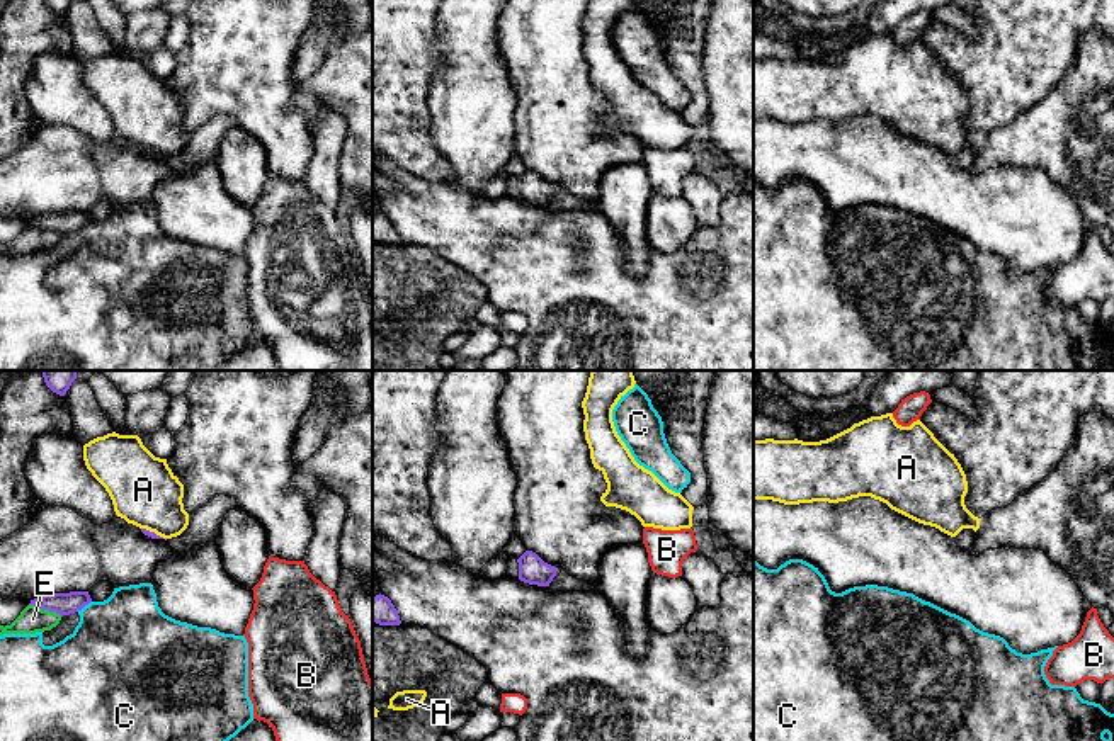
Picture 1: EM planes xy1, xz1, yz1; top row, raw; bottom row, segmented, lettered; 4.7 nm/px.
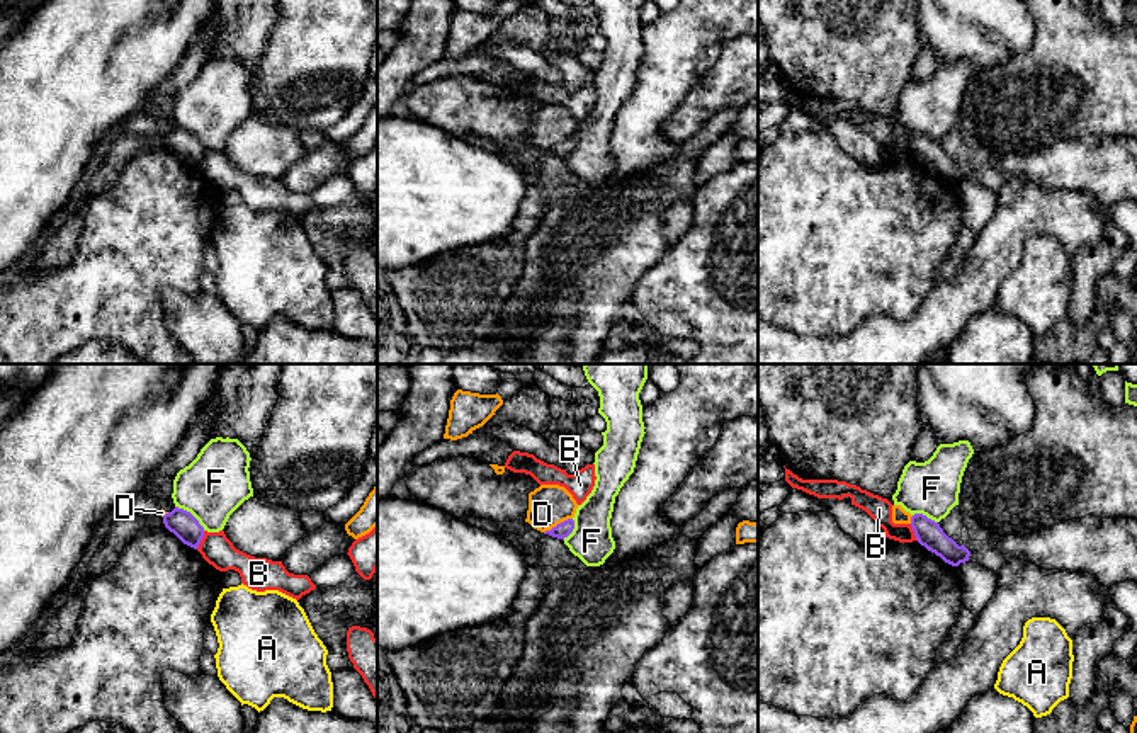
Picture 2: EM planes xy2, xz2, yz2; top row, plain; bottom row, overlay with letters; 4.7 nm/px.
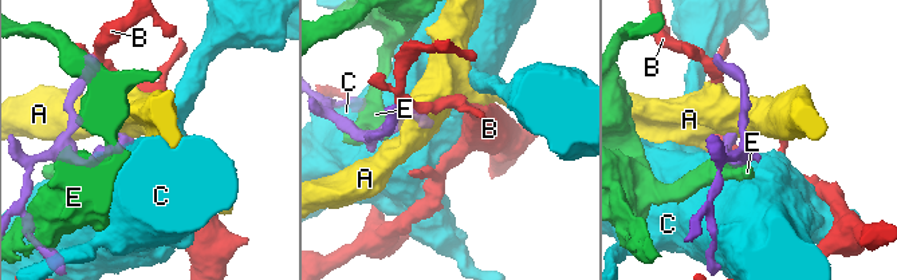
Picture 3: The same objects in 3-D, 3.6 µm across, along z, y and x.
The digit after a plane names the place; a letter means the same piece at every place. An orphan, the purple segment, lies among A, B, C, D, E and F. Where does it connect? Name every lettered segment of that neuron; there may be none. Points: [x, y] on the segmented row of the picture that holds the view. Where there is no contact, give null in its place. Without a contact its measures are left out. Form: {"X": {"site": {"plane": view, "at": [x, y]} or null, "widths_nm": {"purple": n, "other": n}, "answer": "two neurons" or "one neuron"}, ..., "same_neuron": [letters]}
{"A": {"site": {"plane": "xy1", "at": [153, 532]}, "widths_nm": {"purple": 30, "other": 320}, "answer": "two neurons"}, "B": {"site": {"plane": "xy2", "at": [201, 539]}, "widths_nm": {"purple": 120, "other": 150}, "answer": "two neurons"}, "C": {"site": {"plane": "xy1", "at": [84, 605]}, "widths_nm": {"purple": 110, "other": 440}, "answer": "two neurons"}, "D": {"site": {"plane": "xz2", "at": [558, 524]}, "widths_nm": {"purple": 70, "other": 190}, "answer": "two neurons"}, "E": {"site": {"plane": "xy1", "at": [46, 609]}, "widths_nm": {"purple": 110, "other": 130}, "answer": "two neurons"}, "F": {"site": {"plane": "xy2", "at": [191, 514]}, "widths_nm": {"purple": 120, "other": 300}, "answer": "two neurons"}, "same_neuron": []}

